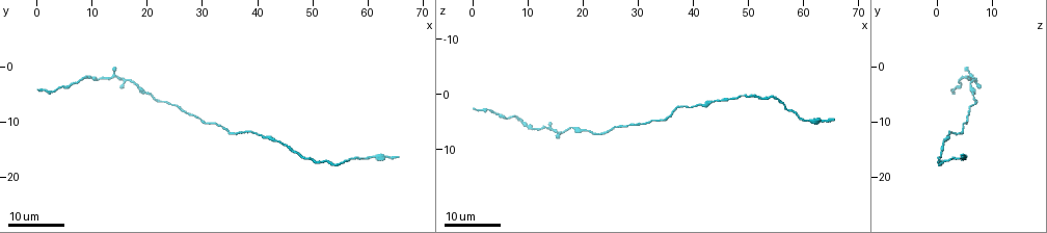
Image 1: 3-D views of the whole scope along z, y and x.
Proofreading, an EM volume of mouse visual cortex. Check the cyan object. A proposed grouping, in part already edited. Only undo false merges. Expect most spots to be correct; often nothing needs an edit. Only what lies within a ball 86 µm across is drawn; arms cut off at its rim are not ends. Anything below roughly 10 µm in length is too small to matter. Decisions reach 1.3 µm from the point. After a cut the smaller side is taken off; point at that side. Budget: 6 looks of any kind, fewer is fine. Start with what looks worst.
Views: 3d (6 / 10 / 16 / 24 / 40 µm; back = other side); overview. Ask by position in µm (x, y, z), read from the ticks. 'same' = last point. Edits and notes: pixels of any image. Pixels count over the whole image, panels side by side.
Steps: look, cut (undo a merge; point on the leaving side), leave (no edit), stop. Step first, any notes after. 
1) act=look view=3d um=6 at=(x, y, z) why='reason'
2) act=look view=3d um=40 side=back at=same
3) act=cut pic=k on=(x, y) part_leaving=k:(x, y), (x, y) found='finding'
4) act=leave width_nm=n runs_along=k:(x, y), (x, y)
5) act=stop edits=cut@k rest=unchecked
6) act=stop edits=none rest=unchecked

act=look view=3d um=16 at=(15.5, 3.0, 7.0) why='three-way junction'

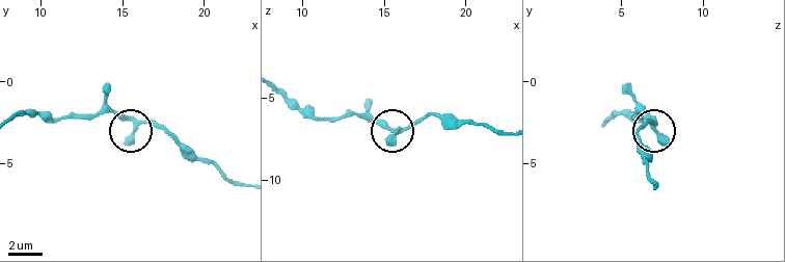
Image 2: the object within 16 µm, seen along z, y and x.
act=look view=3d um=6 at=(15.7, 2.5, 7.0)

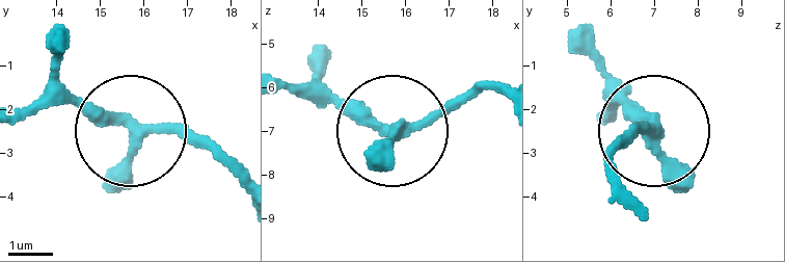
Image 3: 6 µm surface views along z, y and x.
act=leave runs_along=3:(506, 99), (483, 87), (383, 125), (320, 80) found='one neuron here'

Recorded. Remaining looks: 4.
act=look view=3d um=16 at=(54.5, 17.5, 0.0) why='thick turns thin'

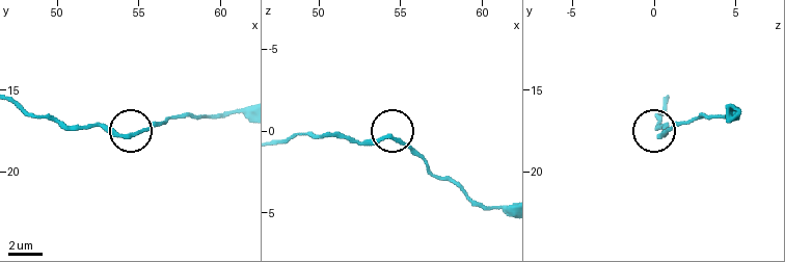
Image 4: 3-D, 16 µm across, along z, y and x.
act=look view=3d um=10 at=(54.5, 17.9, 0.3)

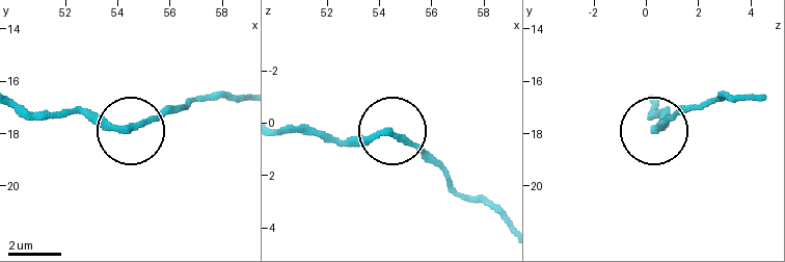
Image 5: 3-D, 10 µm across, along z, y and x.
act=leave width_nm=230 runs_along=5:(21, 106), (87, 111), (134, 129), (192, 100) found='all the same neuron'

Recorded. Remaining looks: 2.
act=look view=3d um=16 at=(37.0, 12.0, 2.0) why='thick turns thin'

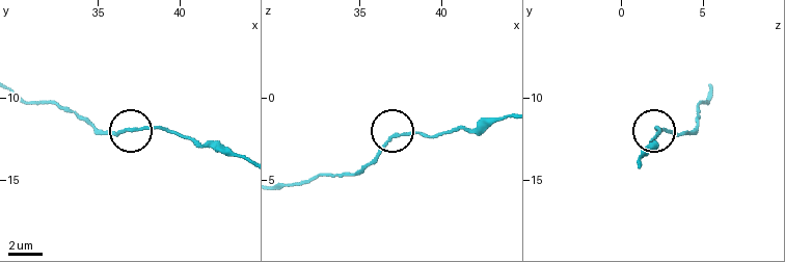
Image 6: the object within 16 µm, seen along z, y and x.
act=look view=3d um=6 at=(37.1, 12.0, 2.3)

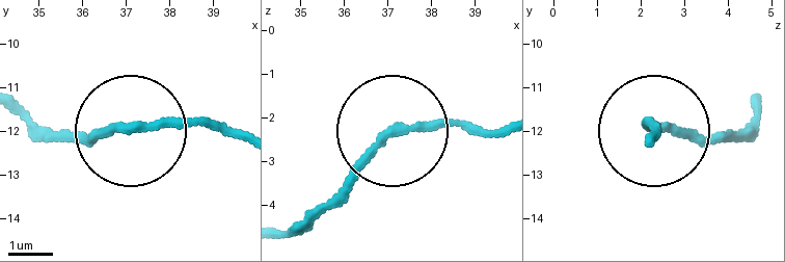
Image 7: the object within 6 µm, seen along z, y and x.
act=leave runs_along=7:(287, 233), (343, 192), (387, 129), (465, 125), (498, 136) found='one neuron here'

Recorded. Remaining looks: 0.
act=stop edits=none rest=unchecked

